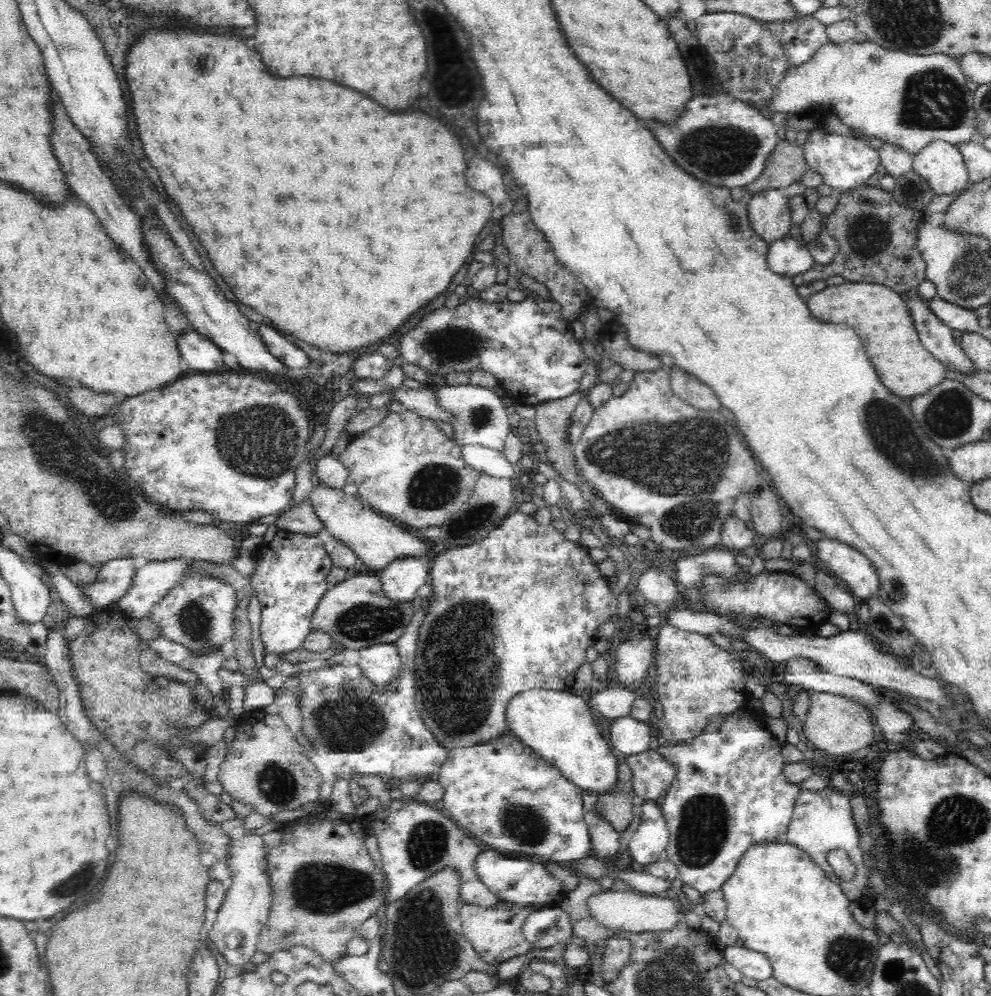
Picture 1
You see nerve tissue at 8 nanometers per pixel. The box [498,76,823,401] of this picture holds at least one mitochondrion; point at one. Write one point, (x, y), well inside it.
(718, 150)

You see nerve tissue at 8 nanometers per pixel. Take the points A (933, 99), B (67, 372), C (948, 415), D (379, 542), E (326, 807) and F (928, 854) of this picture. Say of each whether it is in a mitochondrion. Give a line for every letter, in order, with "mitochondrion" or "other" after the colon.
A: mitochondrion
B: other
C: mitochondrion
D: other
E: other
F: mitochondrion

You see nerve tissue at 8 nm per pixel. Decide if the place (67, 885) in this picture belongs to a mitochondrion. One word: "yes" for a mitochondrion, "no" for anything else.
yes

